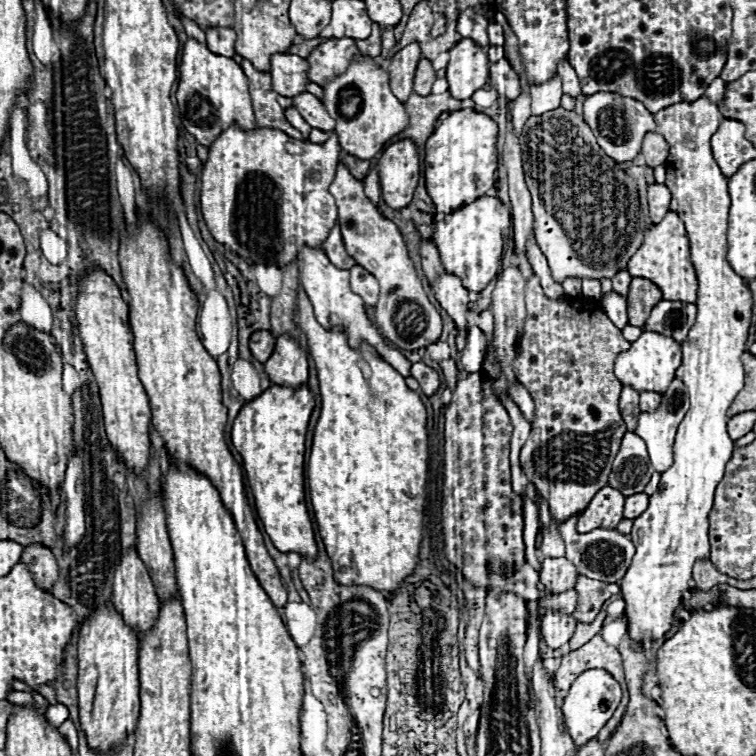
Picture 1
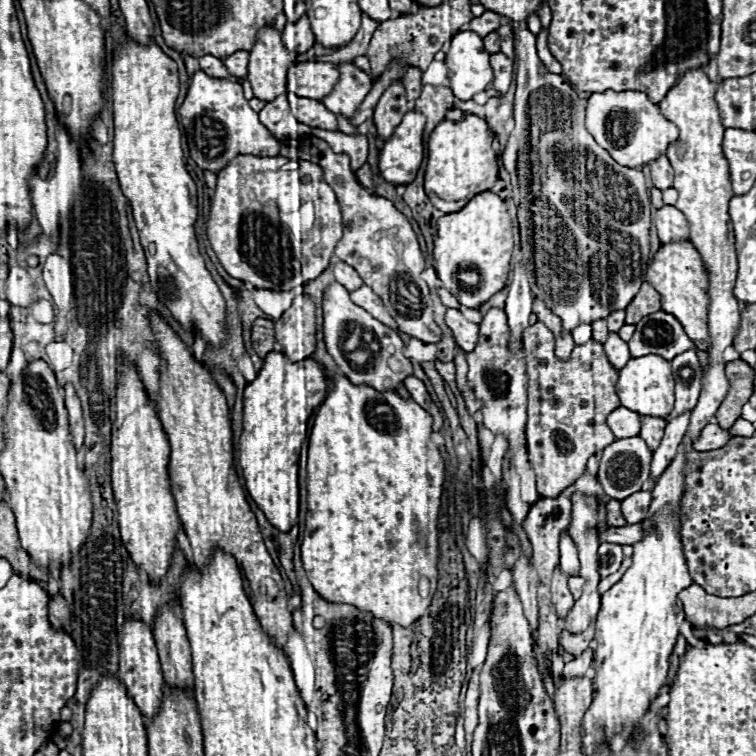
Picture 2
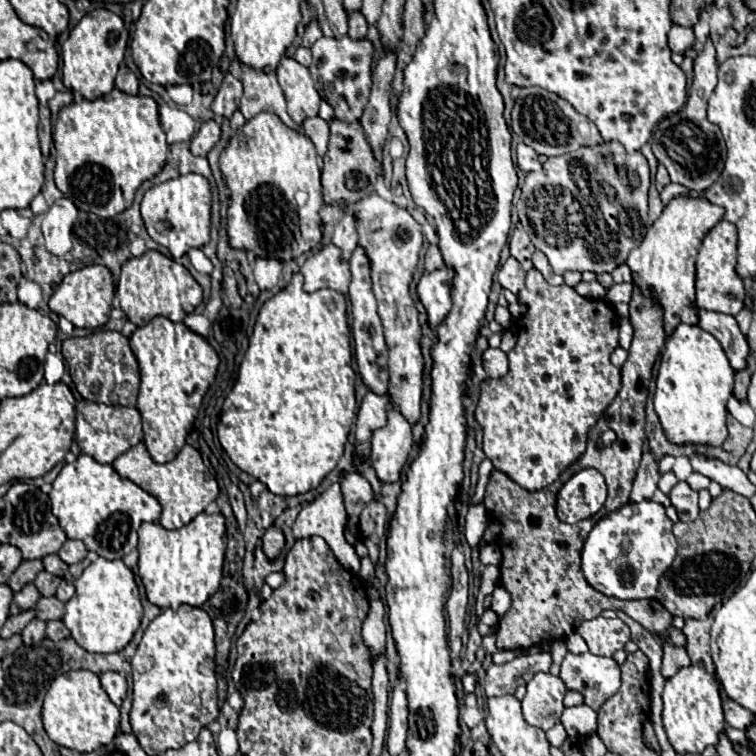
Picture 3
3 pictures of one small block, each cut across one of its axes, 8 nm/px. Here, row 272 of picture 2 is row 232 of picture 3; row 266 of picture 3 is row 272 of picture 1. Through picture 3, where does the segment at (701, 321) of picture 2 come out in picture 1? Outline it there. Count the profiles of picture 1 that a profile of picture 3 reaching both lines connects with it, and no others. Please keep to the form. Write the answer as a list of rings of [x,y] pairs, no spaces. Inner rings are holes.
[[[666,212],[662,222],[652,224],[644,232],[644,244],[636,250],[636,254],[628,262],[628,272],[632,276],[652,280],[664,294],[666,300],[680,300],[680,302],[696,302],[698,282],[690,262],[690,246],[688,236],[684,230],[684,222],[678,218],[676,212]]]

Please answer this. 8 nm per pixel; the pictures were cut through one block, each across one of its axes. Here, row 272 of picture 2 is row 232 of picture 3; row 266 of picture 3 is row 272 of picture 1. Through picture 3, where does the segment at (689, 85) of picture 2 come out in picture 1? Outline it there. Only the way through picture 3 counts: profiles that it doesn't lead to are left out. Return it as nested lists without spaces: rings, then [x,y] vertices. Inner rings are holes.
[[[704,96],[694,102],[672,104],[654,114],[658,124],[656,130],[670,144],[664,184],[672,192],[670,208],[684,220],[688,230],[692,264],[698,274],[698,314],[688,338],[682,342],[682,366],[676,372],[676,378],[688,388],[690,410],[678,426],[674,464],[662,472],[658,492],[650,496],[646,512],[634,520],[630,536],[636,546],[636,556],[626,576],[620,580],[628,630],[636,642],[648,638],[658,640],[670,630],[682,592],[690,588],[694,562],[710,554],[708,514],[714,504],[716,486],[724,478],[726,464],[734,452],[734,440],[726,430],[726,412],[736,394],[744,388],[740,356],[748,340],[752,292],[748,282],[726,262],[728,180],[720,172],[710,150],[710,136],[718,130],[722,118],[718,106]]]

